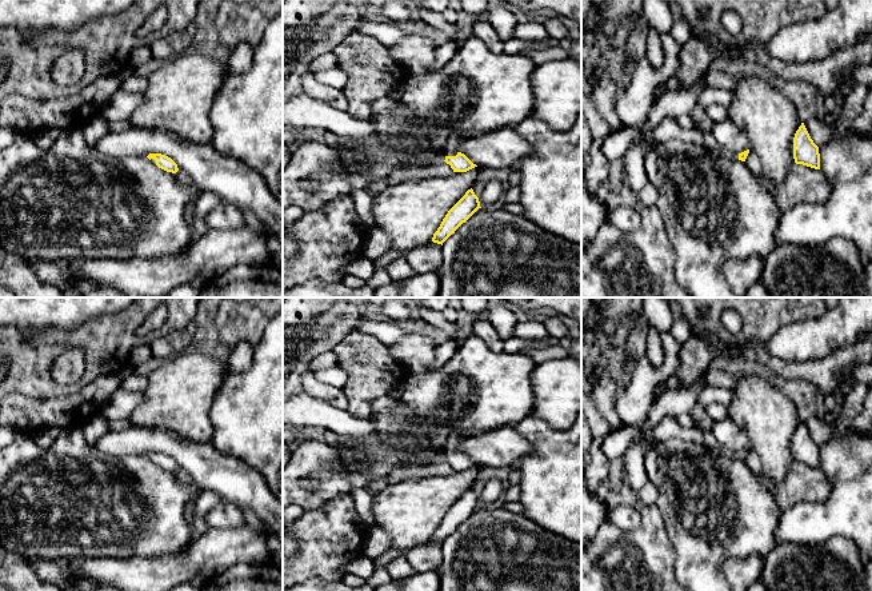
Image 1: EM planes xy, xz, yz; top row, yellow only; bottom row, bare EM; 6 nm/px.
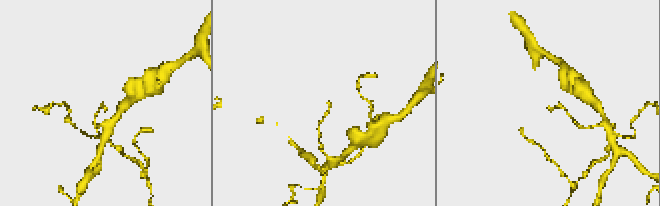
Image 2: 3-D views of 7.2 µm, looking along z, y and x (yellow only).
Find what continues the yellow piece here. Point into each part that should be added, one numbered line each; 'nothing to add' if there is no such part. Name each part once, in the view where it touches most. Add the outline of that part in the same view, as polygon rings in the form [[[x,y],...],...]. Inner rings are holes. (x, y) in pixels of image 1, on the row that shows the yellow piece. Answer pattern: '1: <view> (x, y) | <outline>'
1: xz (454, 140) | [[[452,133],[449,136],[449,139],[448,139],[448,143],[447,143],[445,155],[447,156],[456,156],[459,144],[460,144],[459,135],[457,133]]]

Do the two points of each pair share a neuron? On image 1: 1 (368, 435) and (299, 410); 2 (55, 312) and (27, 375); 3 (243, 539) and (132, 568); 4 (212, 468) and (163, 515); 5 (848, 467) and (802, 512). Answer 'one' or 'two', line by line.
1: one
2: two
3: one
4: two
5: one

